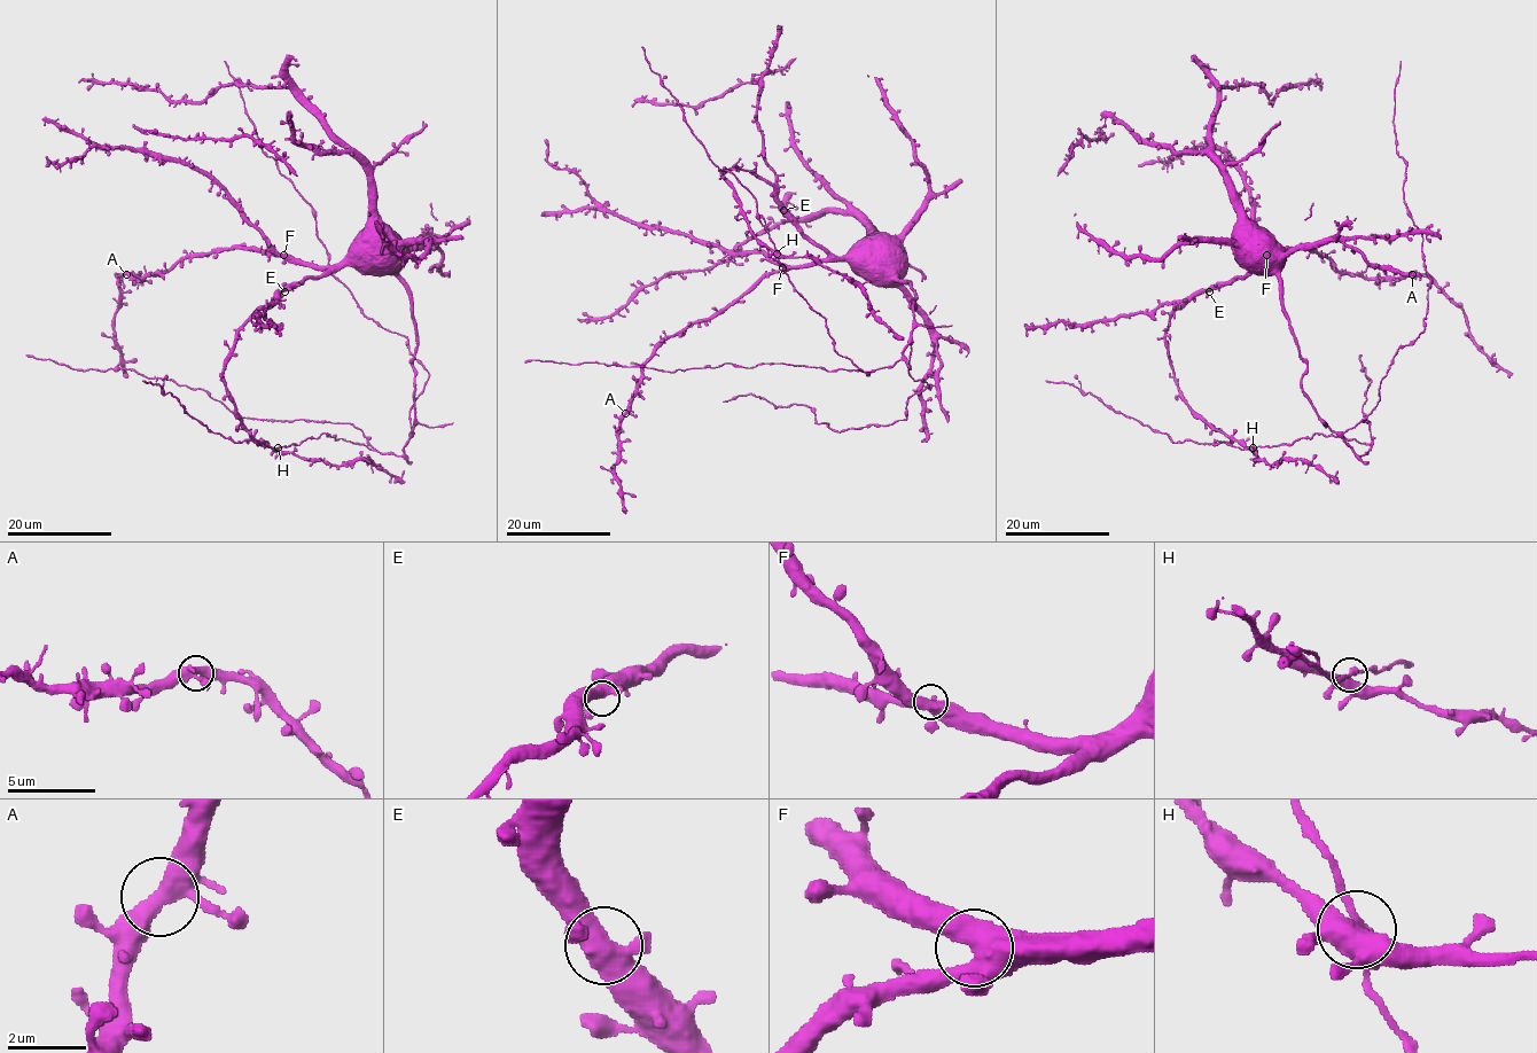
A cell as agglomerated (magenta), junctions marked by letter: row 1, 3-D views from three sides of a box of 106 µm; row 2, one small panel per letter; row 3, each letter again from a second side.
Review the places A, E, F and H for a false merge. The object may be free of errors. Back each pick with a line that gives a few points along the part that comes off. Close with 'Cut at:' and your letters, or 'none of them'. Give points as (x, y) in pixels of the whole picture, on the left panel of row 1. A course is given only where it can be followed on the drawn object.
Cut at: none of them

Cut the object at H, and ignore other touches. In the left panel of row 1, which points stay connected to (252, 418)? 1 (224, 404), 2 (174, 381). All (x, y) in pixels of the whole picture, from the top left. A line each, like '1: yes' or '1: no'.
1: yes
2: yes

